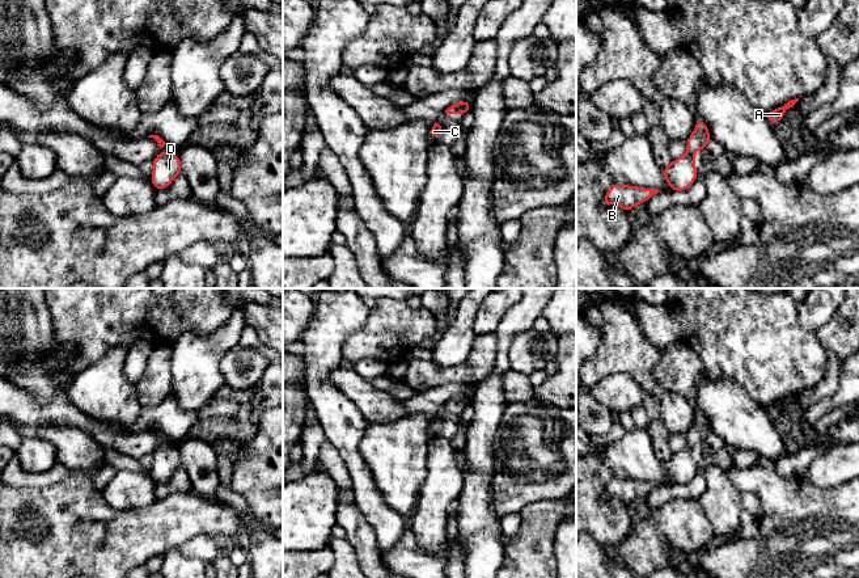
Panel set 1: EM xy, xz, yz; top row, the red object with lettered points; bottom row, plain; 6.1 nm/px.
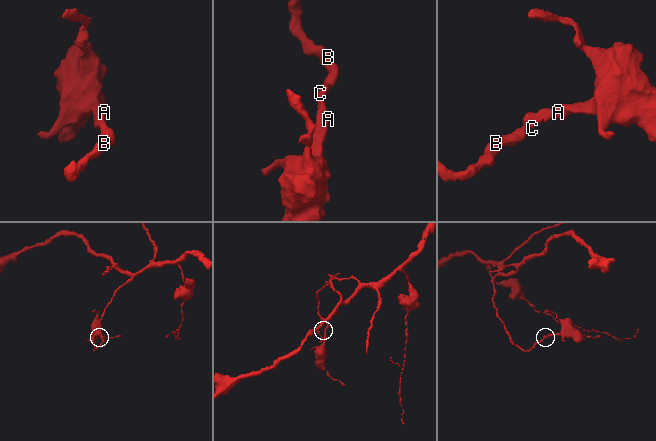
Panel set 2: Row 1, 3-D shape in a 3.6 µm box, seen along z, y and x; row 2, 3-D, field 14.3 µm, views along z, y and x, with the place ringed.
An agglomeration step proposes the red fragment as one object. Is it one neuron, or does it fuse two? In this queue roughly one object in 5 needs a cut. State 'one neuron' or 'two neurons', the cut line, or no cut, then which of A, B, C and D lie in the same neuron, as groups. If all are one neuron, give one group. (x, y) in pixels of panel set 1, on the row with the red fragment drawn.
one neuron; cut none; groups A B C D

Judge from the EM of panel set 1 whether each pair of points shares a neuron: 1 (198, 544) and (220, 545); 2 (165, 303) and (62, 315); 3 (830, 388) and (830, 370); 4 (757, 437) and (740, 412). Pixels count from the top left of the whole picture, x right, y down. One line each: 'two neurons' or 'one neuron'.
1: one neuron
2: one neuron
3: one neuron
4: one neuron

